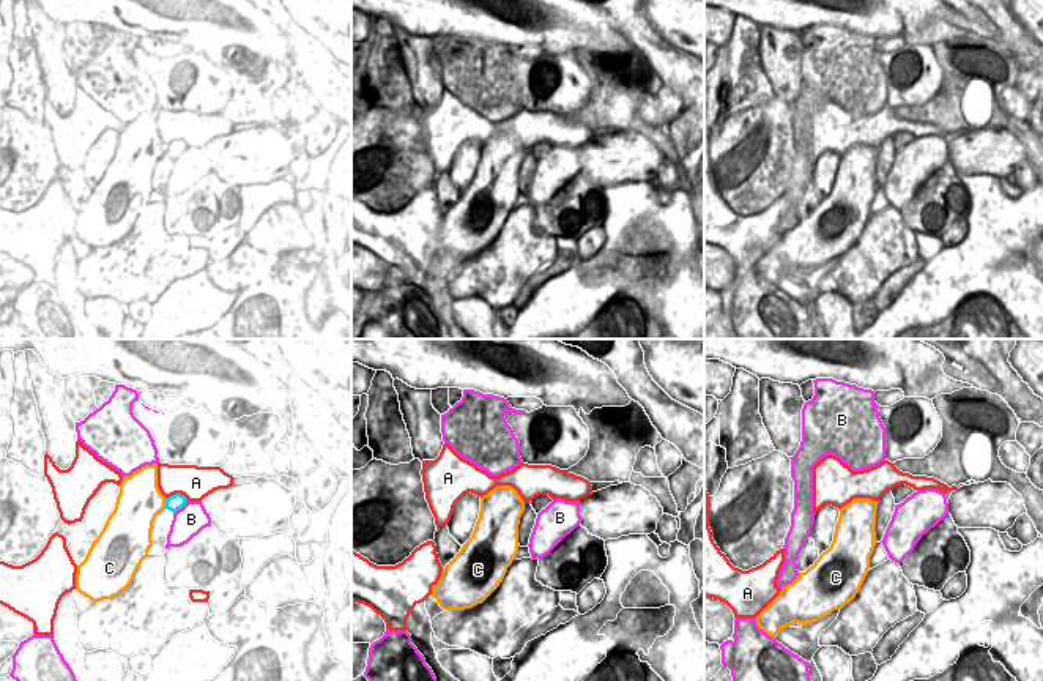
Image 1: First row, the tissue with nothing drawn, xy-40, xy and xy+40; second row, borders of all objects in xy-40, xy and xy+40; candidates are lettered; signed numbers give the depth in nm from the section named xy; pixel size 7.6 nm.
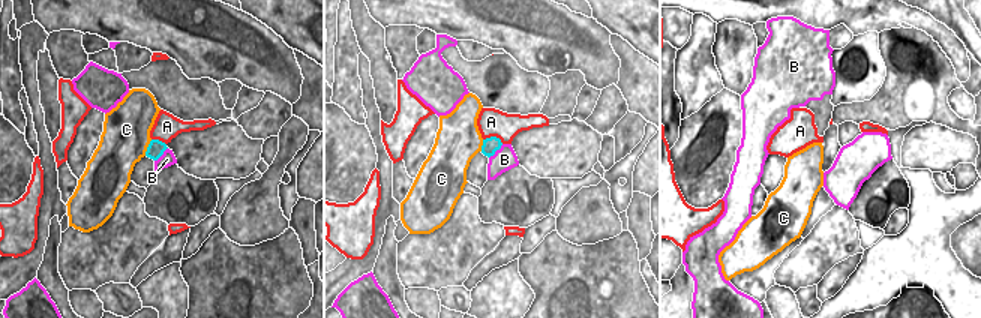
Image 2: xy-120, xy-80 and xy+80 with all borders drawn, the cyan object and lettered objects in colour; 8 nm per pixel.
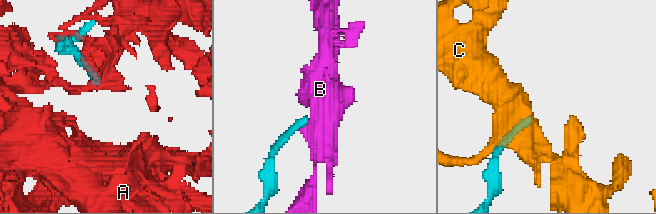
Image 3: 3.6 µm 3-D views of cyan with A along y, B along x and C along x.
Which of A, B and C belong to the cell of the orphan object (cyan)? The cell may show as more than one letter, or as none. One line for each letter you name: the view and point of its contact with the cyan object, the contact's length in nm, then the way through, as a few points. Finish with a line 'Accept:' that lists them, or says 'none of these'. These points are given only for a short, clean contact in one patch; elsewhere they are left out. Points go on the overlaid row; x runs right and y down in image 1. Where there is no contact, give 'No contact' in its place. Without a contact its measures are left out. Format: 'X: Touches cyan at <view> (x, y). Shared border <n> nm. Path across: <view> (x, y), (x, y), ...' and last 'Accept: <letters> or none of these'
Accept: none of these.

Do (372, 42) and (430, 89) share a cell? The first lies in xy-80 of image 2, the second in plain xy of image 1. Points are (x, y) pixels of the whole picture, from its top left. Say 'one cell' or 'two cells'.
one cell

